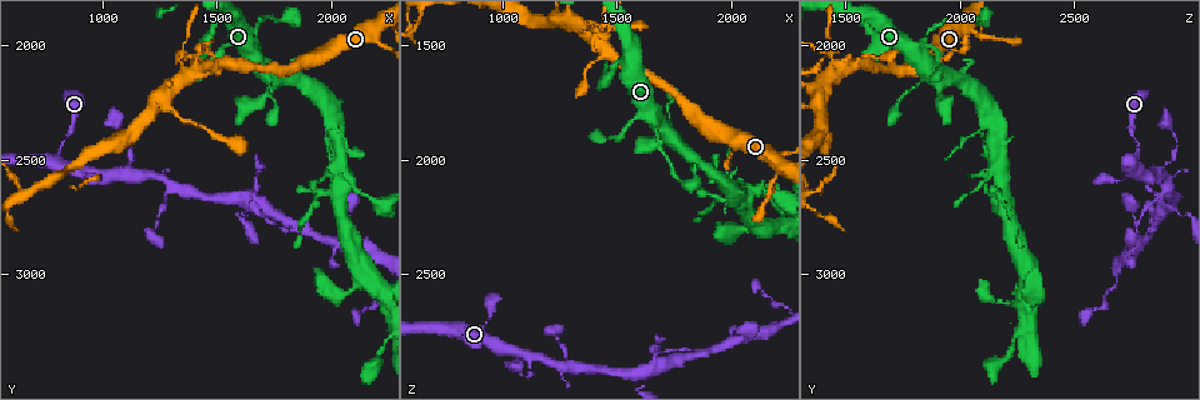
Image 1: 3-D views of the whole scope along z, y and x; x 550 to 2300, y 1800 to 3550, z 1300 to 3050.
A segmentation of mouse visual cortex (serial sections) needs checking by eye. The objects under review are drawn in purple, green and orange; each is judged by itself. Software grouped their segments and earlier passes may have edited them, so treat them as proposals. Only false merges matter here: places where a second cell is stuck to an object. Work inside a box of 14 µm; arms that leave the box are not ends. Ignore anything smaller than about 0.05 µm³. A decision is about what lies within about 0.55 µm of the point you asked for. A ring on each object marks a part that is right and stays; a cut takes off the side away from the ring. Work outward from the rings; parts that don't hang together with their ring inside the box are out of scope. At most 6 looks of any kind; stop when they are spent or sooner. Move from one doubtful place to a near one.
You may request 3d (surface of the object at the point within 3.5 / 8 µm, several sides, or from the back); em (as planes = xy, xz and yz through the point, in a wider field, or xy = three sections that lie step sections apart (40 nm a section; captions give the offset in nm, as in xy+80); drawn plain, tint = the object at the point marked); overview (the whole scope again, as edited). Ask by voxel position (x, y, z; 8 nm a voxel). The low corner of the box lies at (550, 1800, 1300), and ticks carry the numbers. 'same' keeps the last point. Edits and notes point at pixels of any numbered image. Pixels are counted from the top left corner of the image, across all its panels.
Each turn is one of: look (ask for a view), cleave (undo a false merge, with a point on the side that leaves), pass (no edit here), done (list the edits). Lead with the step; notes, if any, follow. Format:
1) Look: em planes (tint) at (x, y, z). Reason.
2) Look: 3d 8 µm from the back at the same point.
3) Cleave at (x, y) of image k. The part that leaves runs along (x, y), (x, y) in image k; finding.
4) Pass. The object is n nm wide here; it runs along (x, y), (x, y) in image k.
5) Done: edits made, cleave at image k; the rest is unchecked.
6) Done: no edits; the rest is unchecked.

Look: 3d 3.5 µm at (800, 2510, 2760). A fork.

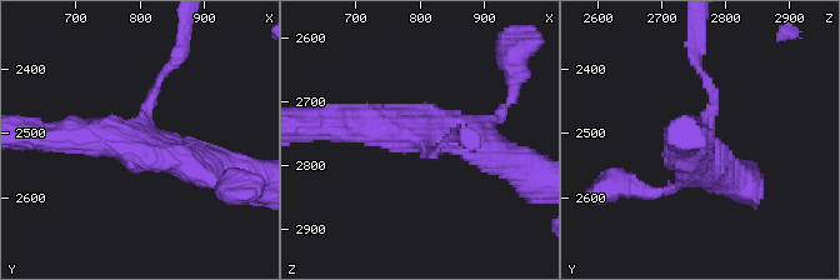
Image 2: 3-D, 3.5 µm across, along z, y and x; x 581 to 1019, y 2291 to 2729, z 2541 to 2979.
Look: em xy step 3 (tint) at (815, 2510, 2765). 3 arms meet here; the arms are 100, 450, 450 nm wide; now the EM.

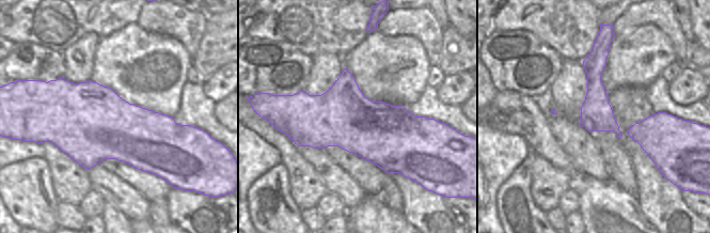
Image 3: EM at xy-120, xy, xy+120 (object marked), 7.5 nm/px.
Look: em planes (tint) at the same point.

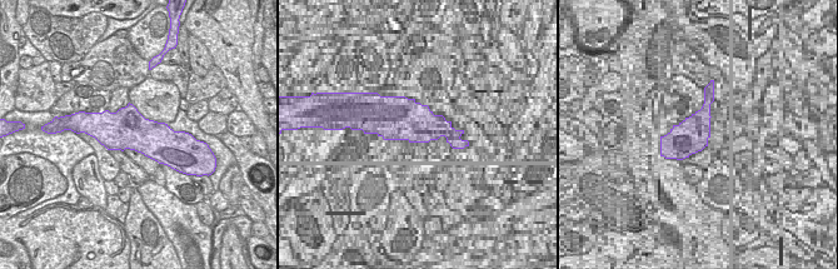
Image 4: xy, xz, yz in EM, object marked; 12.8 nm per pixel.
Pass. It runs along (170, 68), (146, 109), (146, 140), (215, 168) in image 2; one cell here.

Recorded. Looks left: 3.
Look: 3d 8 µm at (1660, 2680, 2910). A fork.

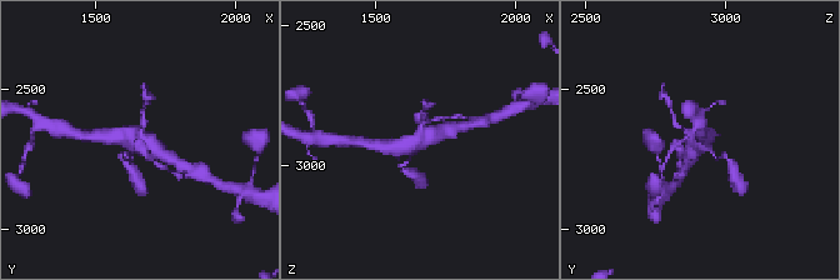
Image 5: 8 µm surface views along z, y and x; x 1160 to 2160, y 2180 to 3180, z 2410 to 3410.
Look: 3d 3.5 µm at (1640, 2670, 2920).

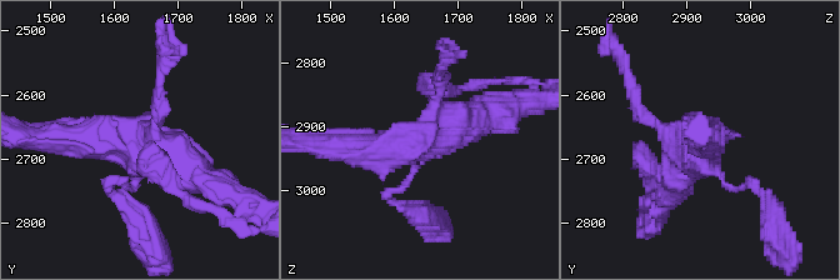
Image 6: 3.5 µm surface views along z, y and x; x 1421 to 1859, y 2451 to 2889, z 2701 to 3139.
Look: em planes (tint) at (1645, 2675, 2925). Shape alone is not enough.

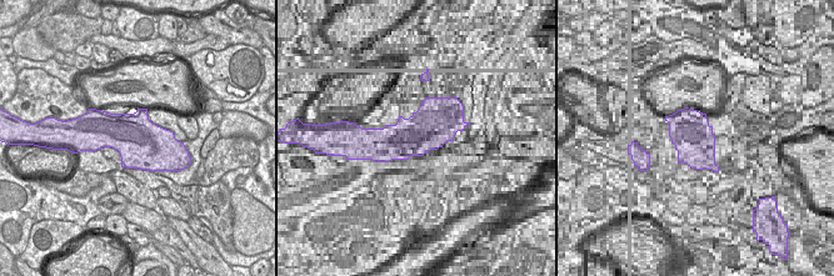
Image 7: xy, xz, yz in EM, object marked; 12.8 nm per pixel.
Pass. The object is 600 nm wide here; it runs along (58, 138), (154, 145), (211, 184) in image 6; continuous, no second cell.

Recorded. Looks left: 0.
Done: no edits; the rest is unchecked.

